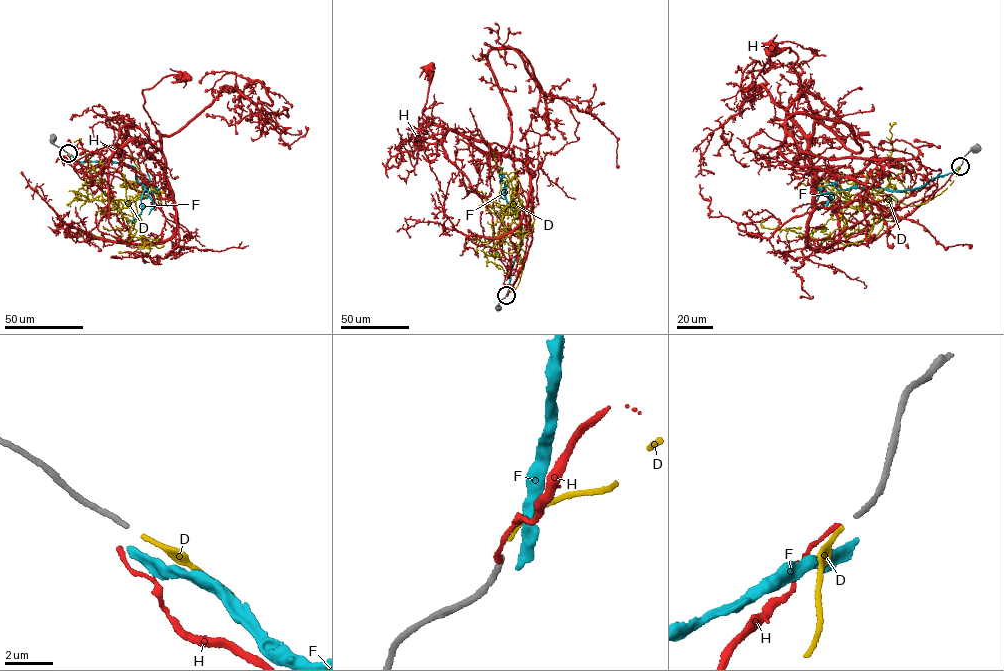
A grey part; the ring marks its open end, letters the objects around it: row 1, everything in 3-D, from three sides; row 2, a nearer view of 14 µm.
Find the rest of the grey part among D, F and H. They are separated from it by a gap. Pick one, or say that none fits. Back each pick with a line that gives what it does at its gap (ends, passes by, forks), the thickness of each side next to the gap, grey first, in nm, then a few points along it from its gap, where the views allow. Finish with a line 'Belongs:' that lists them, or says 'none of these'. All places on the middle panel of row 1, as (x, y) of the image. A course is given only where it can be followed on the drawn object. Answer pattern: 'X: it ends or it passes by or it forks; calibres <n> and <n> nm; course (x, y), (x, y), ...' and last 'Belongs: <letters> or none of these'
D: it ends; calibres 200 and 180 nm; course (506, 294), (518, 284), (524, 255), (502, 232), (525, 234), (533, 231), (533, 223), (524, 220), (494, 151)
Belongs: D

